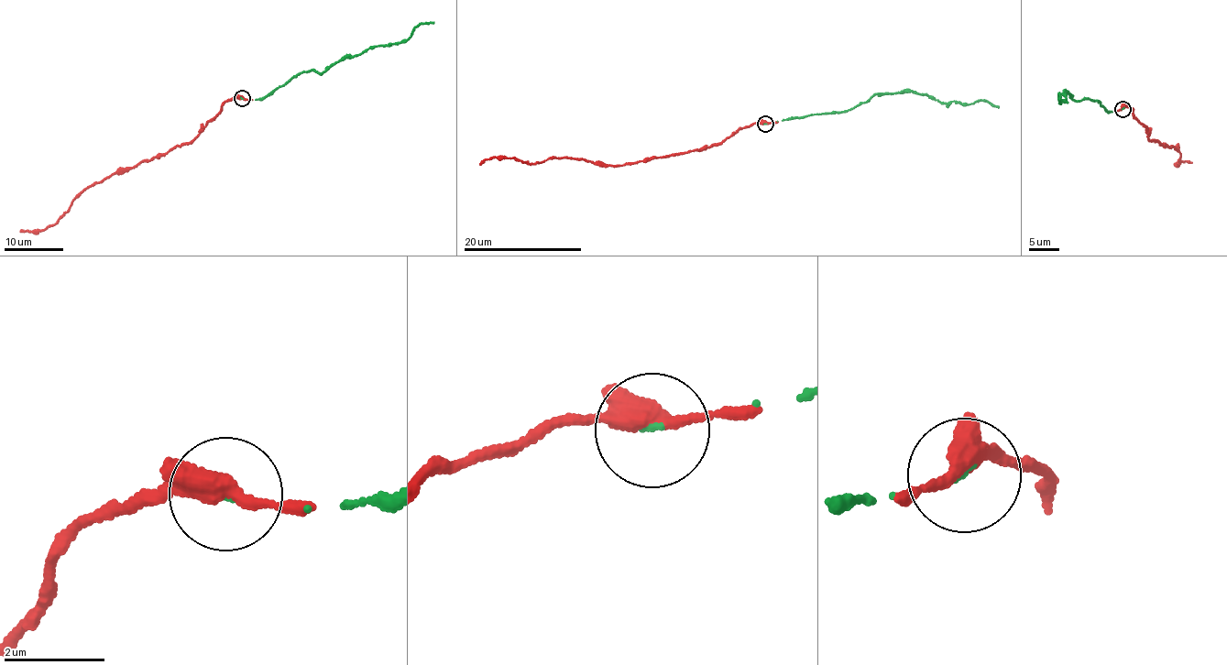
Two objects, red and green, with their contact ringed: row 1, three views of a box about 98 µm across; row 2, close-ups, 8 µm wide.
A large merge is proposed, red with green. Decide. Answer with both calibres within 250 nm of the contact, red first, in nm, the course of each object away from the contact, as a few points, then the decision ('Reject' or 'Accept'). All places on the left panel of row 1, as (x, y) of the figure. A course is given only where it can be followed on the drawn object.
Thickness 320 nm (red) against 60 nm. Course of red: (241, 98), (222, 105), (220, 114), (187, 143), (96, 181), (44, 228), (21, 230). Course of green: (241, 98), (261, 100), (307, 71), (314, 70), (319, 74), (369, 48), (398, 44), (424, 22), (434, 23). Accept

